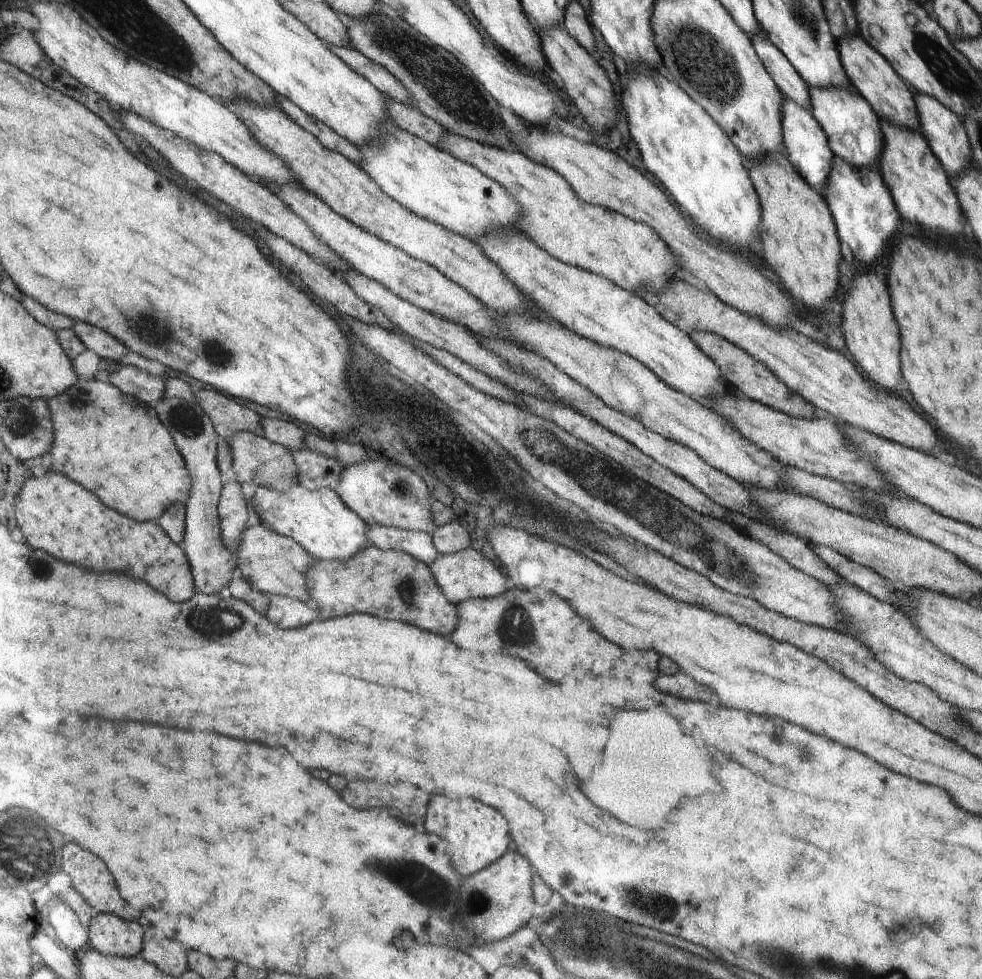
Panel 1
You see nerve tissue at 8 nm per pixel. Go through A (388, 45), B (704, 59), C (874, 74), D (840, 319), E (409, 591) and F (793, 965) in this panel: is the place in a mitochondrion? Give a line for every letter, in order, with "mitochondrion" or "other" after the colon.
A: mitochondrion
B: mitochondrion
C: other
D: other
E: mitochondrion
F: mitochondrion

